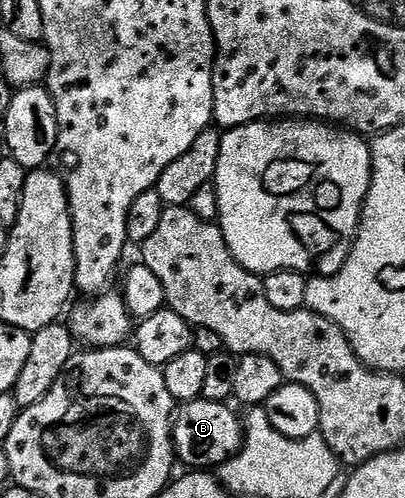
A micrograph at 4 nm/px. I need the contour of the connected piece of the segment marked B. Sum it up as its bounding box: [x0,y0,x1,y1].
[173,398,245,472]

